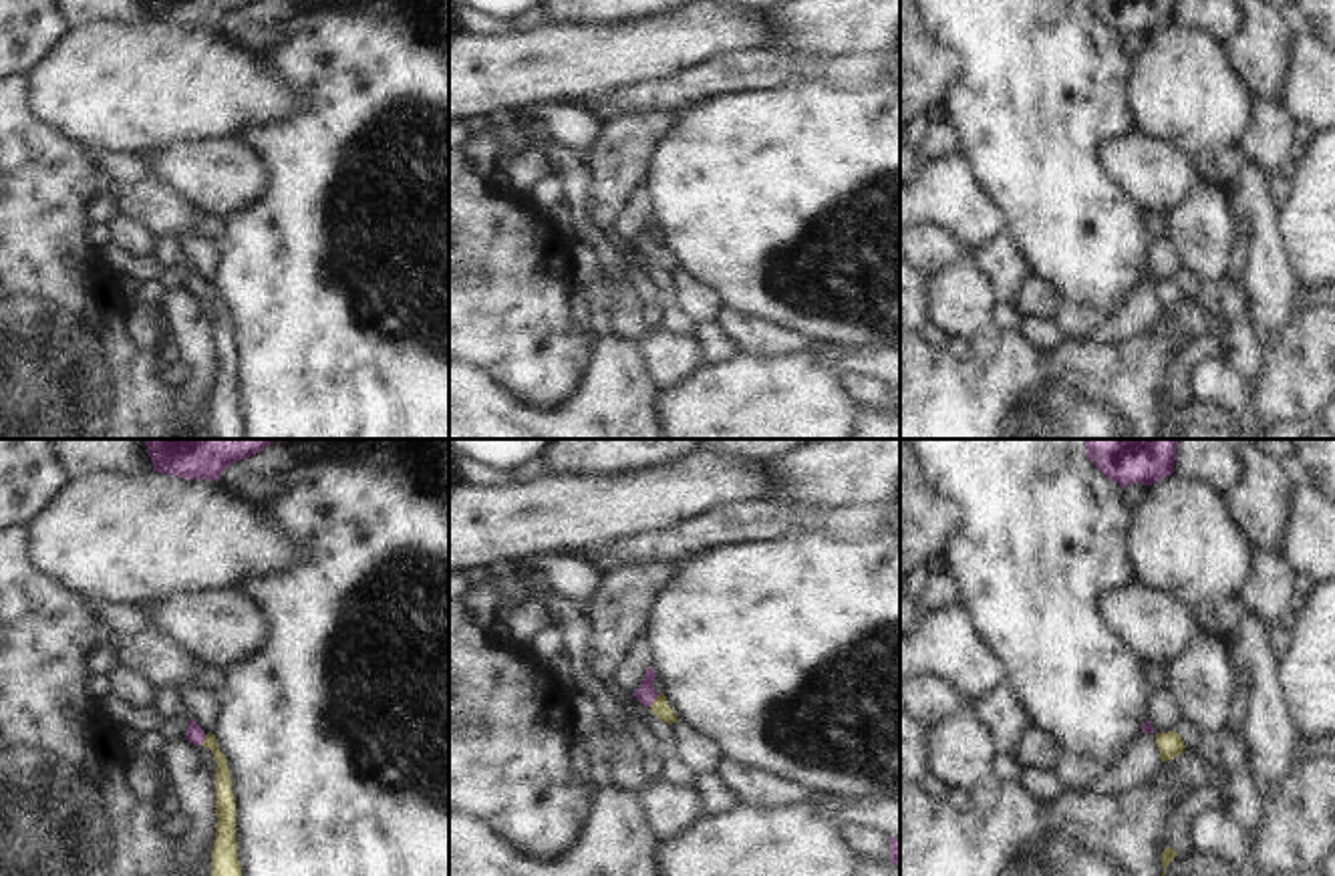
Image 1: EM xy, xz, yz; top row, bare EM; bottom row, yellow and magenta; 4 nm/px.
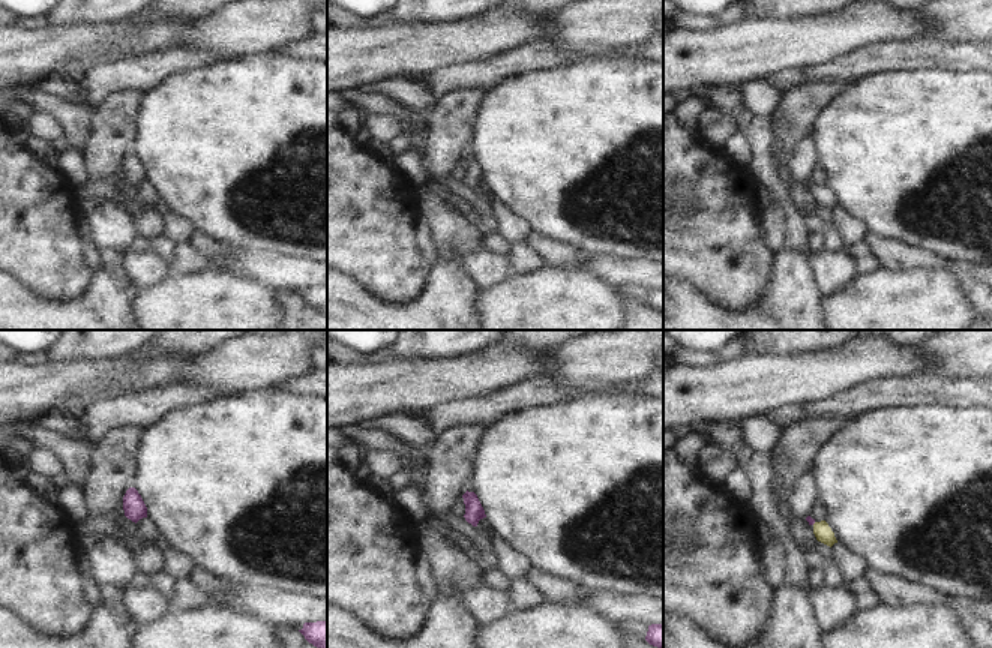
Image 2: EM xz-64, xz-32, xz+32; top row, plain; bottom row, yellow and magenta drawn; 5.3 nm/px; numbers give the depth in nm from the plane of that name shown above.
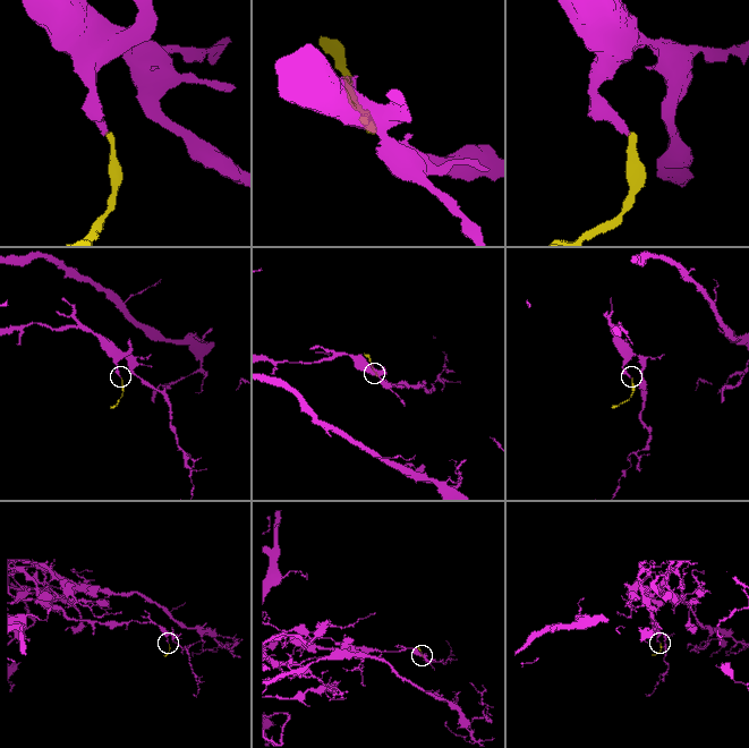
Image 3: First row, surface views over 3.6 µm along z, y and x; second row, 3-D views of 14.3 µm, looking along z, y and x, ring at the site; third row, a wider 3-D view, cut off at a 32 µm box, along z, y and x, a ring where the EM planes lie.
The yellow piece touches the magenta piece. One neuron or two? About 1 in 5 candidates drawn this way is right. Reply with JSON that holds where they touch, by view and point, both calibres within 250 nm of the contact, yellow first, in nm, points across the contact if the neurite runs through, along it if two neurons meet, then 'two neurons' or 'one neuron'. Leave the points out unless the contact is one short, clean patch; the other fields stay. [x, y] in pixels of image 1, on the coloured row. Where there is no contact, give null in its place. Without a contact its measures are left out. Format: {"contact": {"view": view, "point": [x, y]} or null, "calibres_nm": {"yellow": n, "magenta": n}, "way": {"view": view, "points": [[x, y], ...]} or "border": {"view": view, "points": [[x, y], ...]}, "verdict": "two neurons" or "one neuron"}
{"contact": {"view": "xy", "point": [206, 740]}, "calibres_nm": {"yellow": 80, "magenta": 70}, "way": {"view": "xy", "points": [[224, 794], [222, 762], [206, 740], [196, 736]]}, "verdict": "one neuron"}

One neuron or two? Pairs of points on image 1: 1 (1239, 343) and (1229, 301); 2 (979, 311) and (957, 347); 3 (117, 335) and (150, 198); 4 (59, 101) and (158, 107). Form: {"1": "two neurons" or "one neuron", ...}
{"1": "one neuron", "2": "two neurons", "3": "two neurons", "4": "one neuron"}

